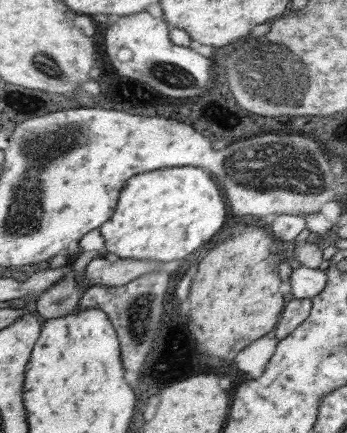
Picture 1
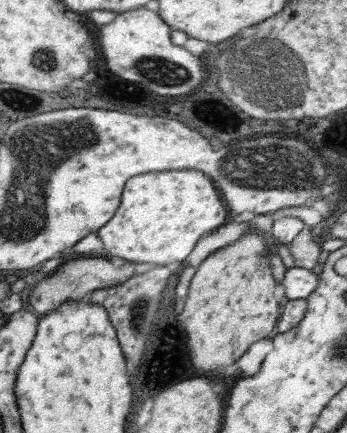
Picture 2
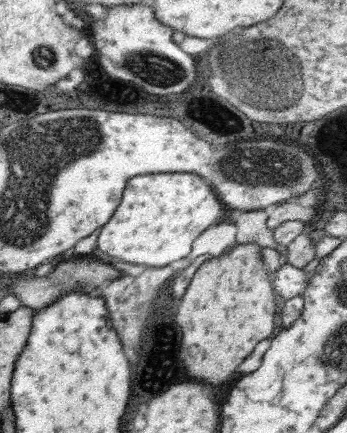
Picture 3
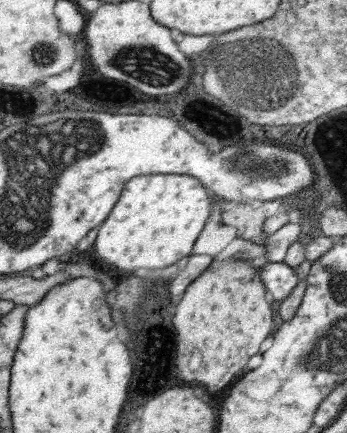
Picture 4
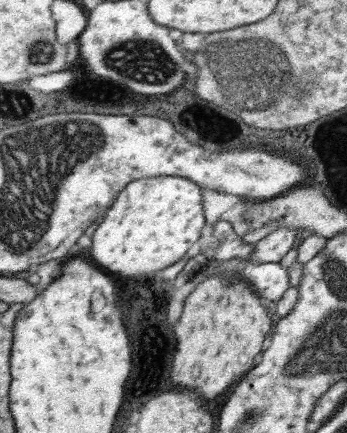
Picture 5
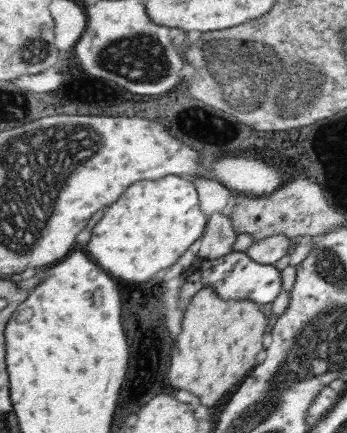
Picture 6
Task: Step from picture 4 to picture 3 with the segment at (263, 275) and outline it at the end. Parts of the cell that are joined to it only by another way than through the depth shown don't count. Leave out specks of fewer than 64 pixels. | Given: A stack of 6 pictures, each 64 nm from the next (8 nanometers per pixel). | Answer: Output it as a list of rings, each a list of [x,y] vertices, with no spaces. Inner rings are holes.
[[[283,264],[279,266],[273,274],[269,274],[271,278],[271,286],[273,286],[273,294],[277,294],[279,298],[295,298],[295,296],[303,296],[307,284],[309,284],[309,274],[305,274],[301,268],[295,268],[291,264]]]

